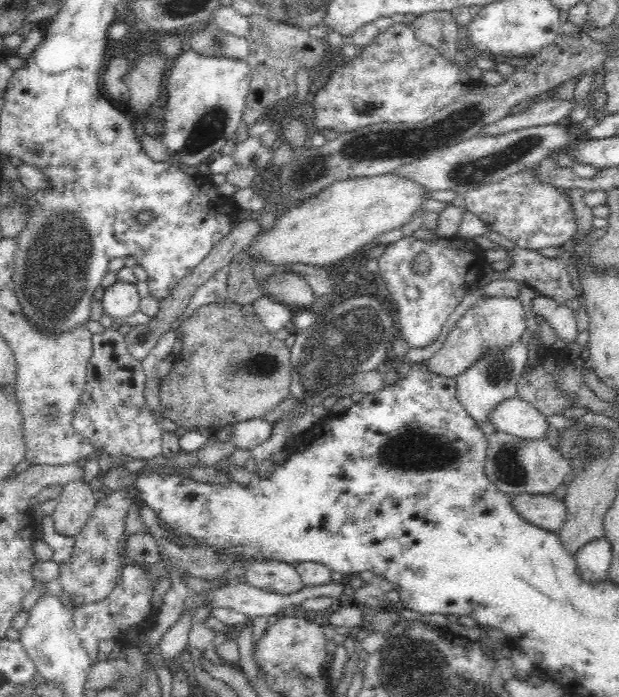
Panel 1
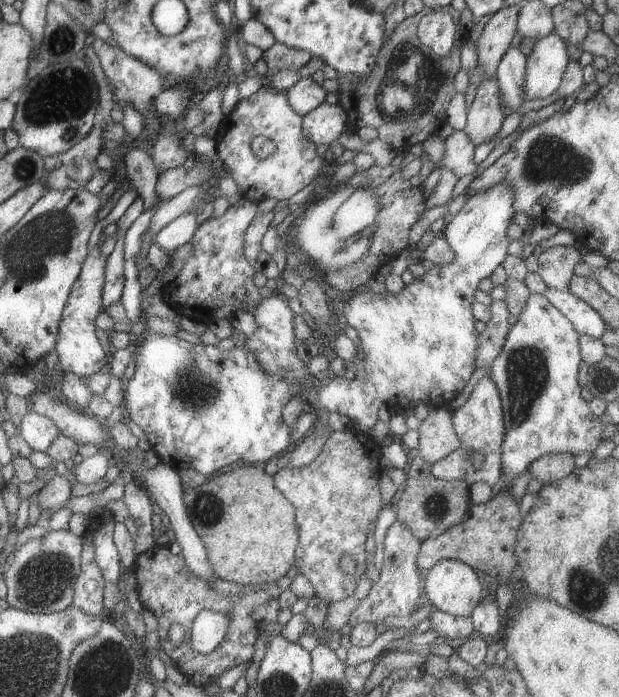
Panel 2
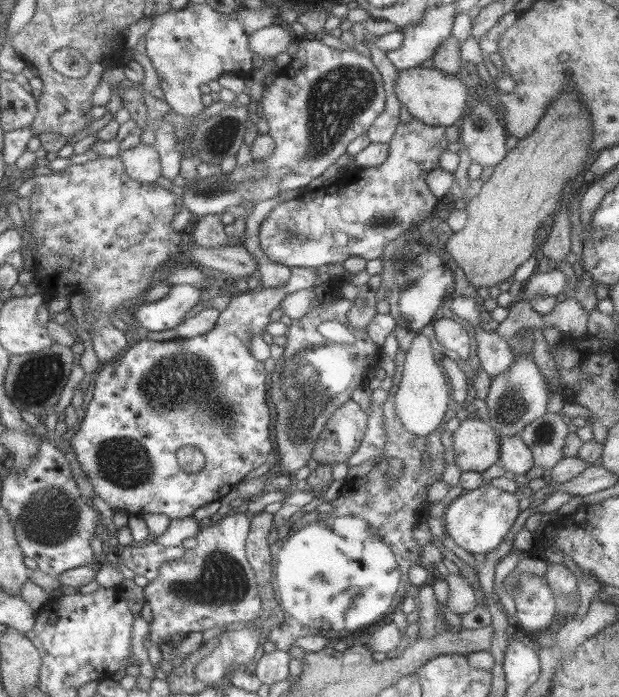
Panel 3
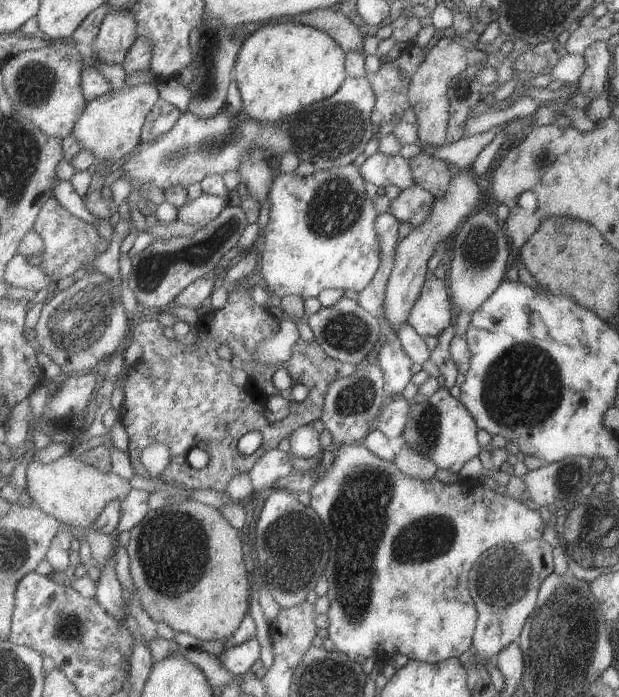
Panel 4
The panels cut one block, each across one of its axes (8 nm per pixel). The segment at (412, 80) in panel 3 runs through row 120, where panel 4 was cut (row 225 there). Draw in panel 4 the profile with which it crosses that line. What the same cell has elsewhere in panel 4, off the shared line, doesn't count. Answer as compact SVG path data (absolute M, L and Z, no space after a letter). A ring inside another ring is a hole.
M451 167L451 170L450 185L447 187L446 194L433 201L431 212L423 224L412 228L404 239L398 239L394 268L391 269L390 276L386 280L382 306L383 318L388 321L395 334L399 326L407 324L408 314L421 292L422 284L426 281L426 264L430 254L433 253L433 249L436 249L441 239L453 236L457 226L473 212L473 208L477 204L477 197L479 196L477 182L475 182L477 177L470 172L470 168L459 171L458 168L453 169Z

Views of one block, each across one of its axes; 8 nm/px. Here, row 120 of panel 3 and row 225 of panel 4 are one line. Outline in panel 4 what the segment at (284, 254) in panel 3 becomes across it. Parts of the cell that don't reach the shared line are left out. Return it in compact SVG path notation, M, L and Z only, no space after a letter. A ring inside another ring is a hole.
M413 184L389 201L387 212L400 223L408 222L414 229L429 216L434 200L432 194Z

